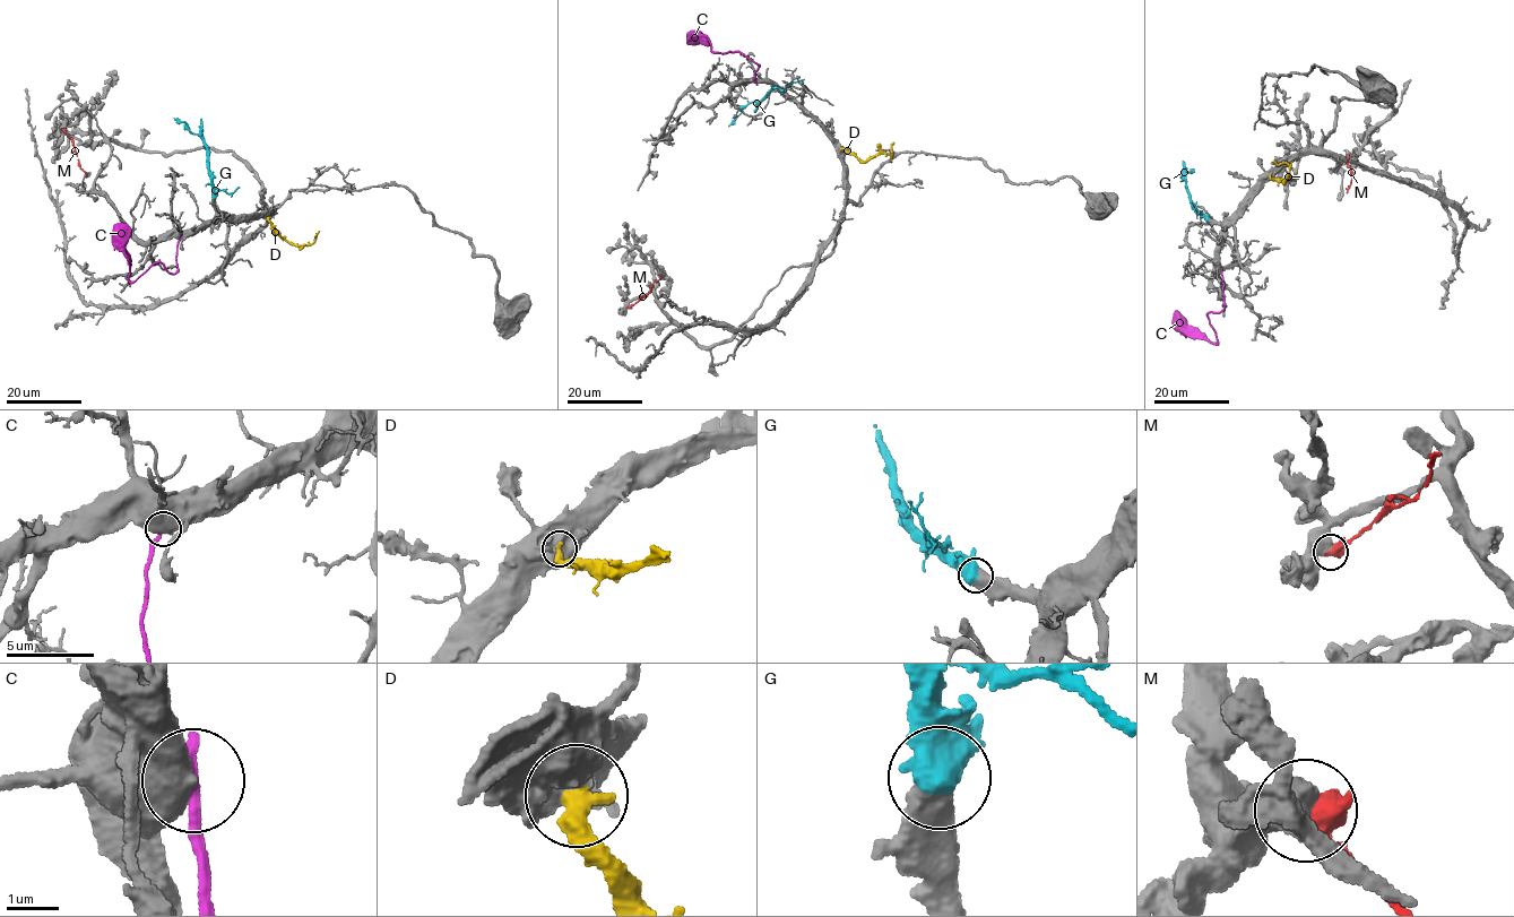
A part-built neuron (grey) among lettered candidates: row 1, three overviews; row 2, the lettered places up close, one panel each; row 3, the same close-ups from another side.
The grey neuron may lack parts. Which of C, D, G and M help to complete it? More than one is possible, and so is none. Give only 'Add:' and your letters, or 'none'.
Add: D, G

